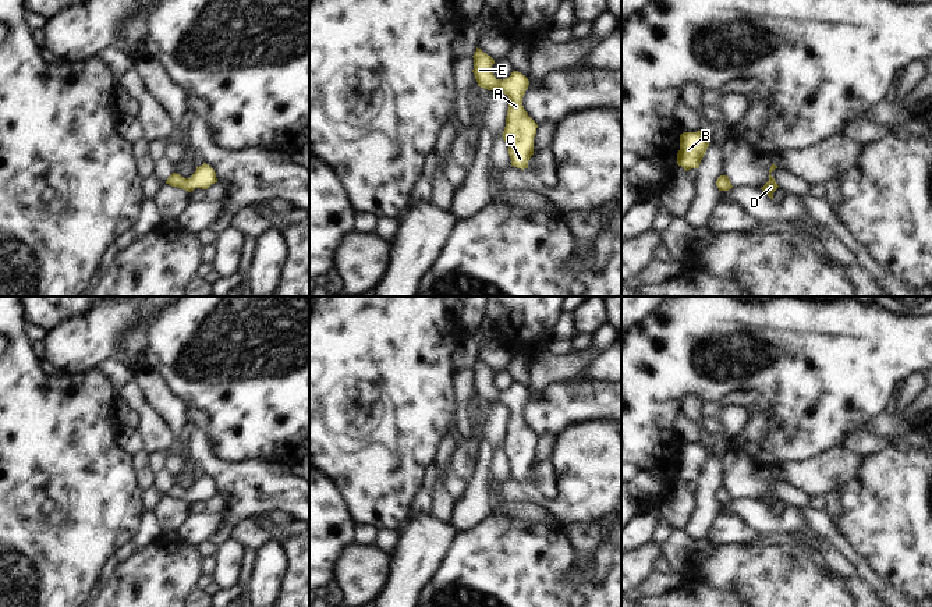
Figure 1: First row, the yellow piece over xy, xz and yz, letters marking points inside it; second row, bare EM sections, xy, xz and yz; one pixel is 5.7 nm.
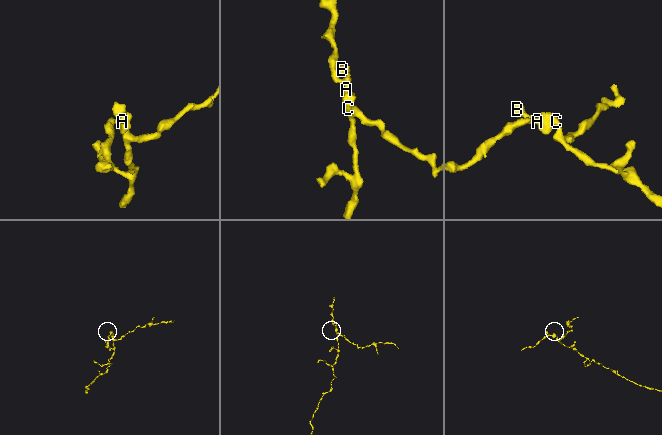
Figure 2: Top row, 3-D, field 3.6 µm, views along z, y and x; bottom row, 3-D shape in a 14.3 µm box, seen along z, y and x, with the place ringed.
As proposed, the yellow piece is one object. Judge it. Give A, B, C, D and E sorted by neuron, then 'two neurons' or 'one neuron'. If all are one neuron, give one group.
groups A B C D E; one neuron

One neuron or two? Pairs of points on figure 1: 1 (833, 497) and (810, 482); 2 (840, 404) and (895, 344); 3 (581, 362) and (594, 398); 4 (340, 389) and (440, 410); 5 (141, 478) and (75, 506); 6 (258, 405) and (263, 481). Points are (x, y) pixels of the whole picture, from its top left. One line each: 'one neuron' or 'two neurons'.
1: two neurons
2: one neuron
3: two neurons
4: one neuron
5: two neurons
6: two neurons

